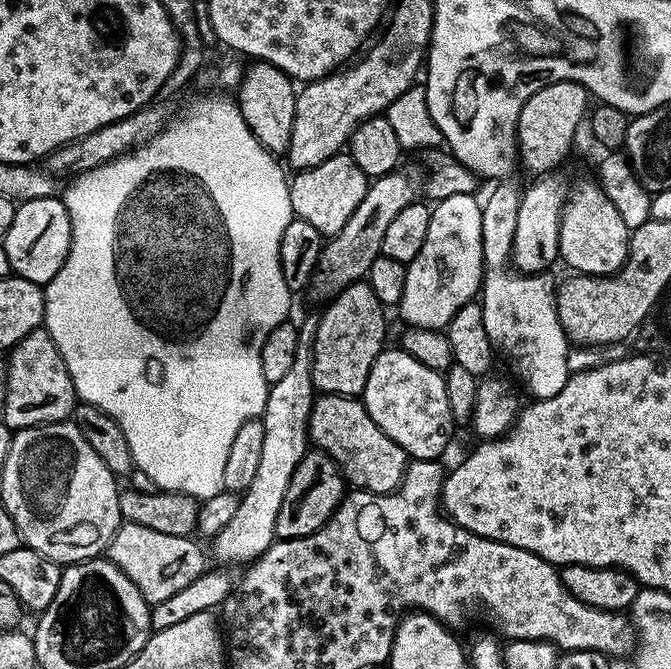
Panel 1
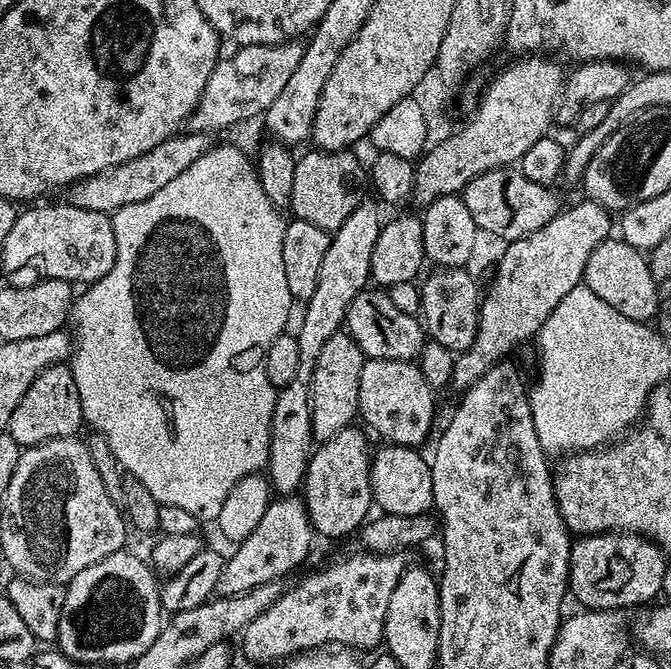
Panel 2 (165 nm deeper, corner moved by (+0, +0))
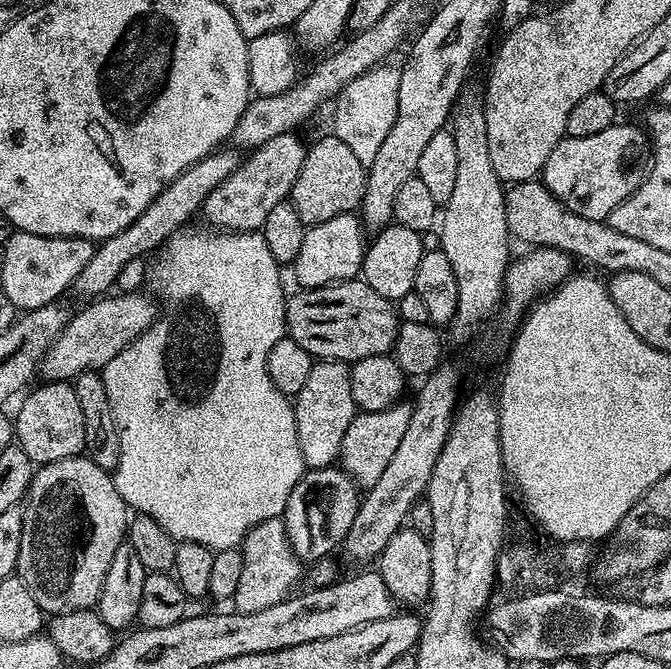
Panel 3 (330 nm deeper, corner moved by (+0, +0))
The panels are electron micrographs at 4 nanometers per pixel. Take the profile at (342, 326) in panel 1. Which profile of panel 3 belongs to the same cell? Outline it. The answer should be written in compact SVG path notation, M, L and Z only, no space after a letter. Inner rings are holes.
M322 360L313 363L310 379L294 398L298 446L302 450L305 469L330 468L339 461L342 438L357 414L352 393L352 374L343 360Z

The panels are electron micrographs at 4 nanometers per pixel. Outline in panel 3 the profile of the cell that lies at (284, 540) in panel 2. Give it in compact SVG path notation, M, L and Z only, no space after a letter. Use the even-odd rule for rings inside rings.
M339 466L330 468L314 468L305 471L300 481L290 490L290 498L284 507L283 521L286 526L286 534L290 538L293 550L304 562L315 562L325 559L329 554L341 547L344 539L348 536L350 526L356 517L356 511L360 508L361 493L355 480L345 474L344 469Z

